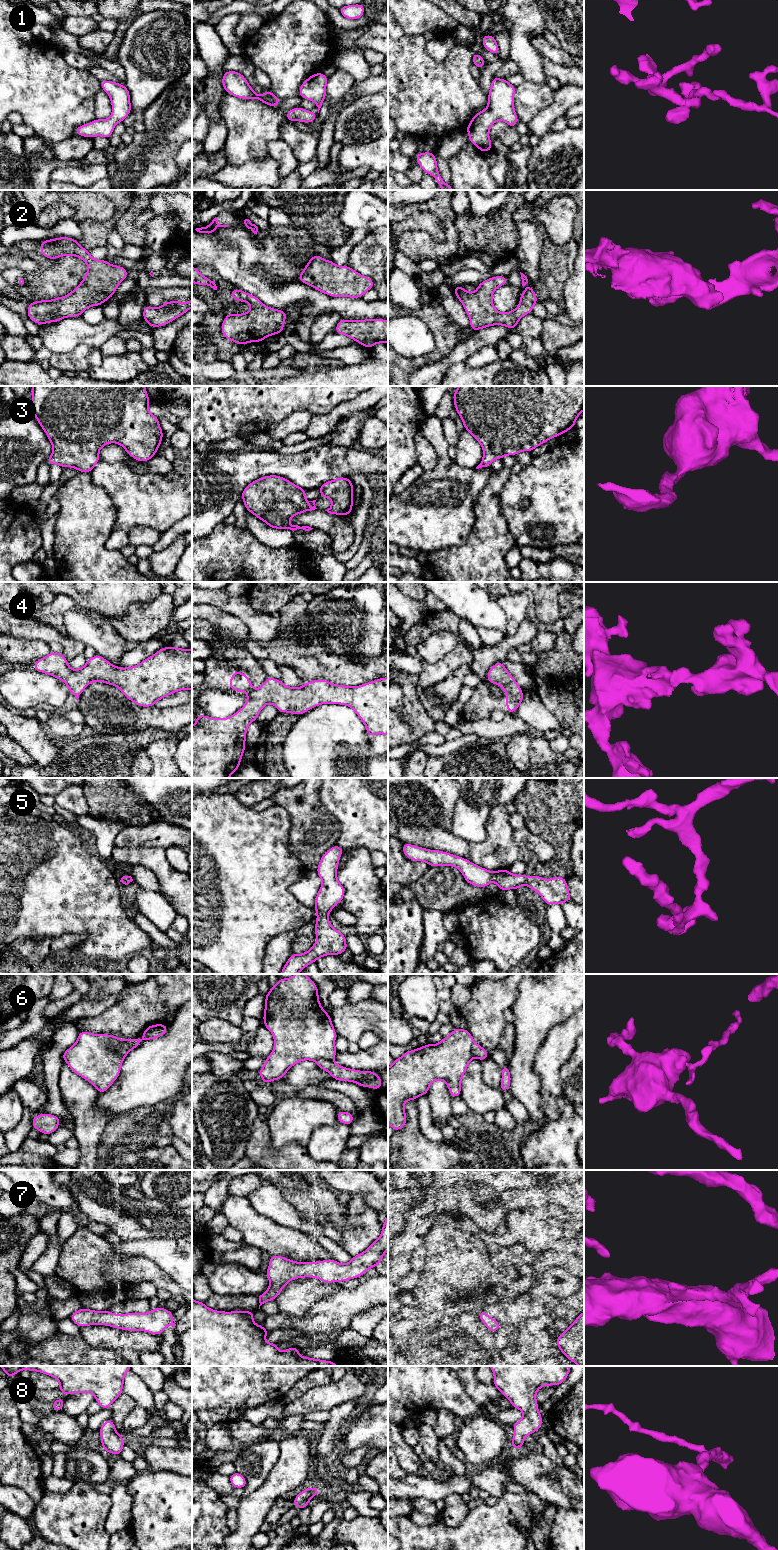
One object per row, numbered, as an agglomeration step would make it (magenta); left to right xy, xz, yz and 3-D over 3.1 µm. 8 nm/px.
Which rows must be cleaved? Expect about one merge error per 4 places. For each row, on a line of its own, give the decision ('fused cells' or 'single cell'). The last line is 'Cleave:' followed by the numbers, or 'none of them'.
1: single cell
2: single cell
3: single cell
4: single cell
5: single cell
6: fused cells
7: single cell
8: single cell
Cleave: 6

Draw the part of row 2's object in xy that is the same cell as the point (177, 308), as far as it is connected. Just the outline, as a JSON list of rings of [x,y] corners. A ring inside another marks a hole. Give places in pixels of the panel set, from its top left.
[[[192,300],[187,302],[166,301],[159,308],[154,308],[145,304],[143,309],[143,320],[145,320],[150,327],[156,328],[169,324],[191,308]]]

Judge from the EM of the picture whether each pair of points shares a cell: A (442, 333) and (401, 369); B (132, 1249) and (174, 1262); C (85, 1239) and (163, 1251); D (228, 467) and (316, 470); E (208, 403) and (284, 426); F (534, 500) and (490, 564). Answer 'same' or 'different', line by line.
A: same
B: same
C: different
D: same
E: different
F: different

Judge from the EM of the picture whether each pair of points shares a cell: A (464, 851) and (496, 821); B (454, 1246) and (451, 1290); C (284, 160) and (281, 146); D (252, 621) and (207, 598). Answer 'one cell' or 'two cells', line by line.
A: one cell
B: one cell
C: one cell
D: one cell

